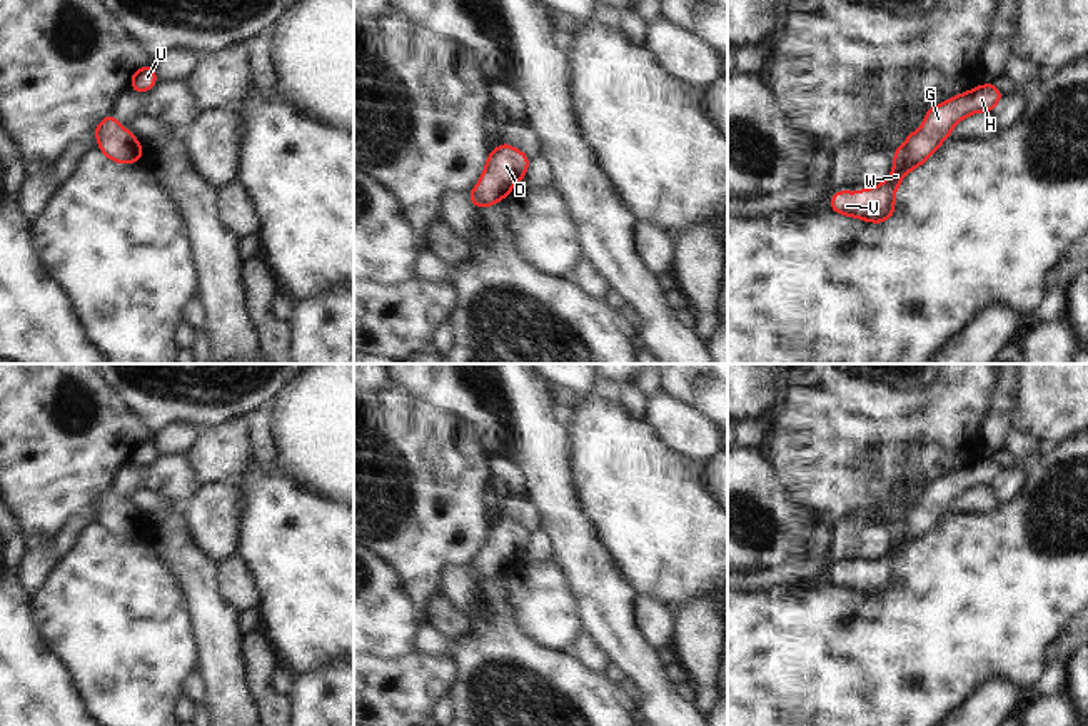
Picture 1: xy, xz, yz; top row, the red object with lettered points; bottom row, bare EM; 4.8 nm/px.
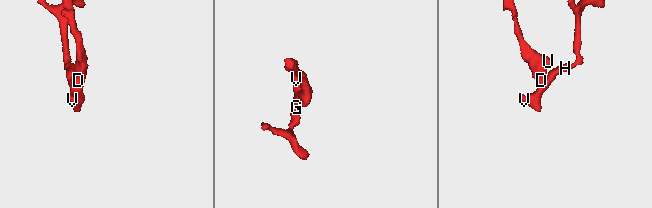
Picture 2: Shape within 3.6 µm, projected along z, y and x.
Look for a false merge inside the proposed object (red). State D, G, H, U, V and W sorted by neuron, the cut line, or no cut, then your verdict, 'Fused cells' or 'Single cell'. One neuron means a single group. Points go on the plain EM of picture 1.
Groups: D G H U V W. No split. Single cell.

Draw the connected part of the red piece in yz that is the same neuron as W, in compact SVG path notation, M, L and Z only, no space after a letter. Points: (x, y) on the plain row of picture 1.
M990 456L929 482L921 502L911 506L906 516L893 526L891 549L878 561L854 567L834 566L831 571L833 586L874 597L886 596L894 586L896 561L904 547L923 539L944 512L951 511L951 502L961 492L981 484L993 486L1001 471L1001 464Z

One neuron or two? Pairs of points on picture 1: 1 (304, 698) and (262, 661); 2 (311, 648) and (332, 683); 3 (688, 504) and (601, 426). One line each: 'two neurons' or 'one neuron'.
1: two neurons
2: two neurons
3: one neuron

